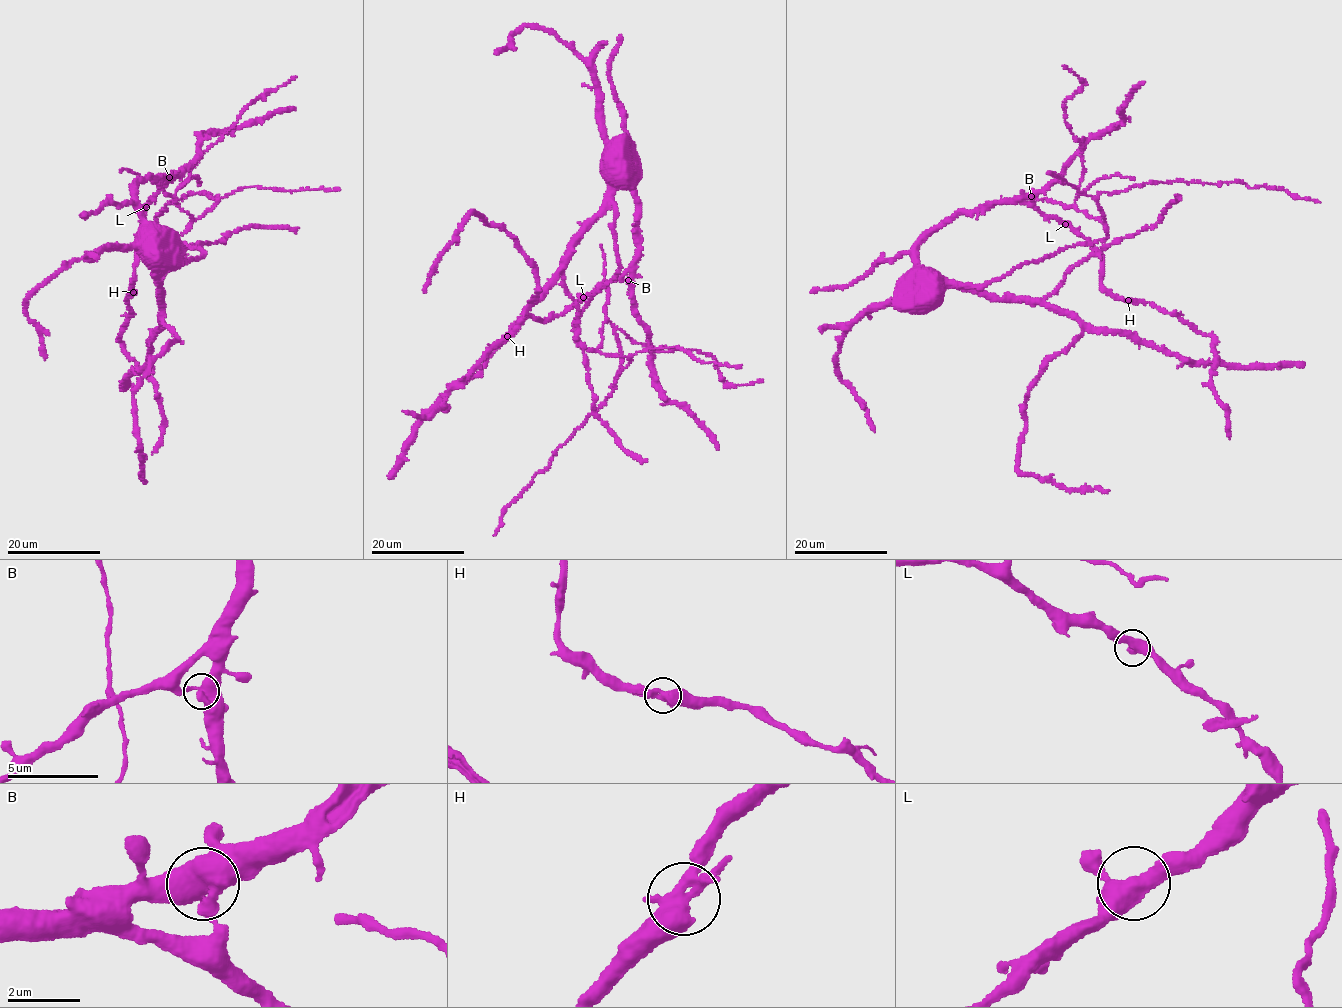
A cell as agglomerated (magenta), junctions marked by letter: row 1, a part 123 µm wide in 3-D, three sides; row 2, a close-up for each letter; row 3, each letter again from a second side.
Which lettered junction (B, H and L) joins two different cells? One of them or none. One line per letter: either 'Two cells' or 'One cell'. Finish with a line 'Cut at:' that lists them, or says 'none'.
B: One cell
H: One cell
L: One cell
Cut at: none

